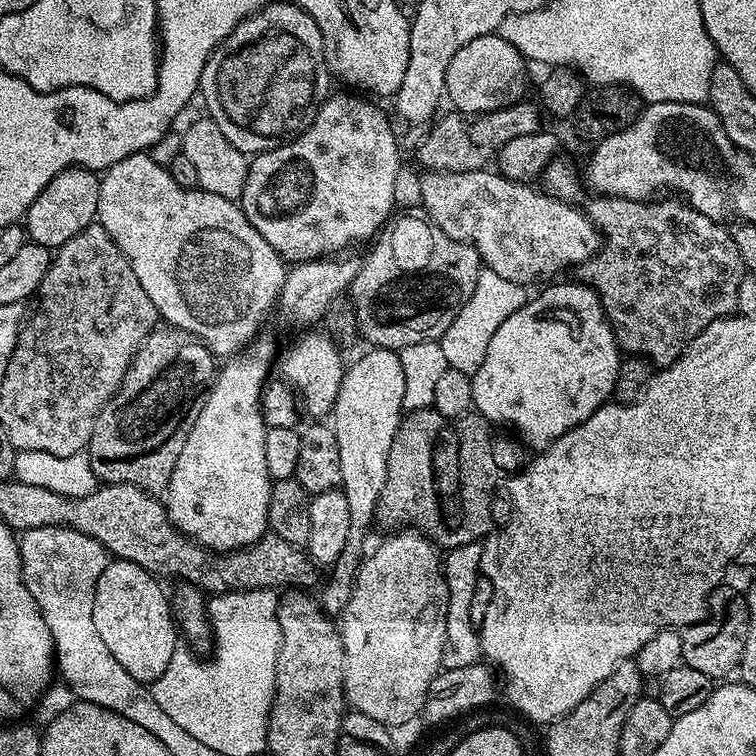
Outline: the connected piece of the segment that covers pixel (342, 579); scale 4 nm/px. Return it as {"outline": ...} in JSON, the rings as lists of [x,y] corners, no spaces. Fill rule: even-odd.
{"outline":[[[375,346],[367,350],[369,352],[362,353],[353,364],[351,361],[347,365],[334,409],[338,458],[342,458],[340,488],[346,494],[346,503],[350,505],[350,535],[346,538],[342,554],[338,554],[335,564],[331,565],[332,577],[328,585],[326,580],[318,592],[321,608],[333,618],[340,616],[352,597],[356,573],[360,571],[366,556],[364,543],[368,540],[372,519],[375,521],[378,516],[382,486],[386,486],[386,462],[390,458],[390,446],[406,412],[406,377],[402,374],[399,351]]]}

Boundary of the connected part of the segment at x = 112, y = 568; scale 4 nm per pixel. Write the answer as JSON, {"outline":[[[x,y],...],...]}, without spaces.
{"outline":[[[109,559],[106,570],[102,570],[98,578],[98,586],[94,590],[94,626],[102,642],[110,649],[110,654],[118,661],[118,666],[130,674],[139,684],[148,686],[153,680],[162,675],[166,666],[170,666],[170,658],[174,658],[174,650],[178,647],[178,625],[173,615],[173,605],[170,596],[164,593],[164,588],[159,579],[129,560]]]}

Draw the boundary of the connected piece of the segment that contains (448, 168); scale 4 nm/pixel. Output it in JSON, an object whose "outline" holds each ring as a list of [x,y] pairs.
{"outline":[[[530,100],[517,102],[512,106],[496,109],[496,111],[484,114],[467,116],[457,112],[449,112],[444,118],[439,117],[434,123],[430,134],[421,142],[416,158],[421,169],[434,172],[474,172],[483,169],[491,157],[499,153],[500,148],[510,142],[513,138],[522,137],[525,134],[532,134],[541,131],[540,116],[542,117],[539,105]]]}

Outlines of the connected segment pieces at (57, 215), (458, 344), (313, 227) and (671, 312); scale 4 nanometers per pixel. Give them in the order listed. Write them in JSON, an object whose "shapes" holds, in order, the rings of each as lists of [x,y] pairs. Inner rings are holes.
{"shapes":[[[[67,168],[62,170],[34,198],[22,221],[26,236],[33,244],[41,244],[50,250],[61,248],[74,234],[86,230],[96,220],[100,176],[91,168]]],[[[481,267],[474,294],[470,294],[462,310],[458,310],[458,318],[450,322],[446,334],[438,341],[442,346],[442,354],[446,354],[449,369],[453,373],[476,372],[486,358],[486,346],[490,346],[490,338],[494,338],[498,326],[502,326],[502,322],[506,322],[506,318],[510,318],[510,314],[514,314],[514,310],[521,308],[529,299],[530,292],[525,285],[506,282],[506,278],[494,274],[494,270]]],[[[348,90],[340,91],[344,92],[338,93],[337,96],[336,93],[329,95],[328,99],[324,101],[324,104],[318,110],[314,122],[301,136],[295,136],[287,144],[280,144],[276,148],[271,148],[268,152],[255,153],[251,157],[248,166],[246,186],[240,195],[239,206],[246,214],[250,224],[262,234],[262,238],[266,238],[266,242],[270,242],[270,246],[274,246],[276,253],[285,262],[301,262],[304,260],[335,257],[337,254],[348,250],[343,250],[343,248],[348,248],[351,244],[360,244],[363,240],[368,239],[368,241],[371,241],[389,223],[390,217],[393,215],[392,207],[396,204],[396,183],[400,180],[400,144],[396,141],[396,132],[392,129],[392,124],[388,121],[387,114],[378,105],[371,104],[371,102],[376,102],[365,98],[363,95],[353,94]]],[[[599,194],[593,195],[591,198],[593,200],[586,205],[586,211],[588,217],[600,229],[602,247],[585,264],[579,265],[579,283],[588,285],[598,294],[600,305],[604,308],[604,313],[610,322],[612,333],[616,339],[616,345],[620,347],[621,353],[628,356],[643,356],[651,361],[657,369],[669,368],[684,353],[685,348],[692,343],[695,336],[699,336],[702,330],[706,330],[706,326],[710,326],[710,322],[721,320],[723,316],[731,316],[736,312],[736,307],[738,306],[738,282],[742,282],[742,278],[746,275],[742,254],[738,254],[738,246],[734,246],[734,238],[731,231],[721,221],[706,218],[706,214],[694,210],[679,198],[627,200],[617,196],[602,196]]]]}

